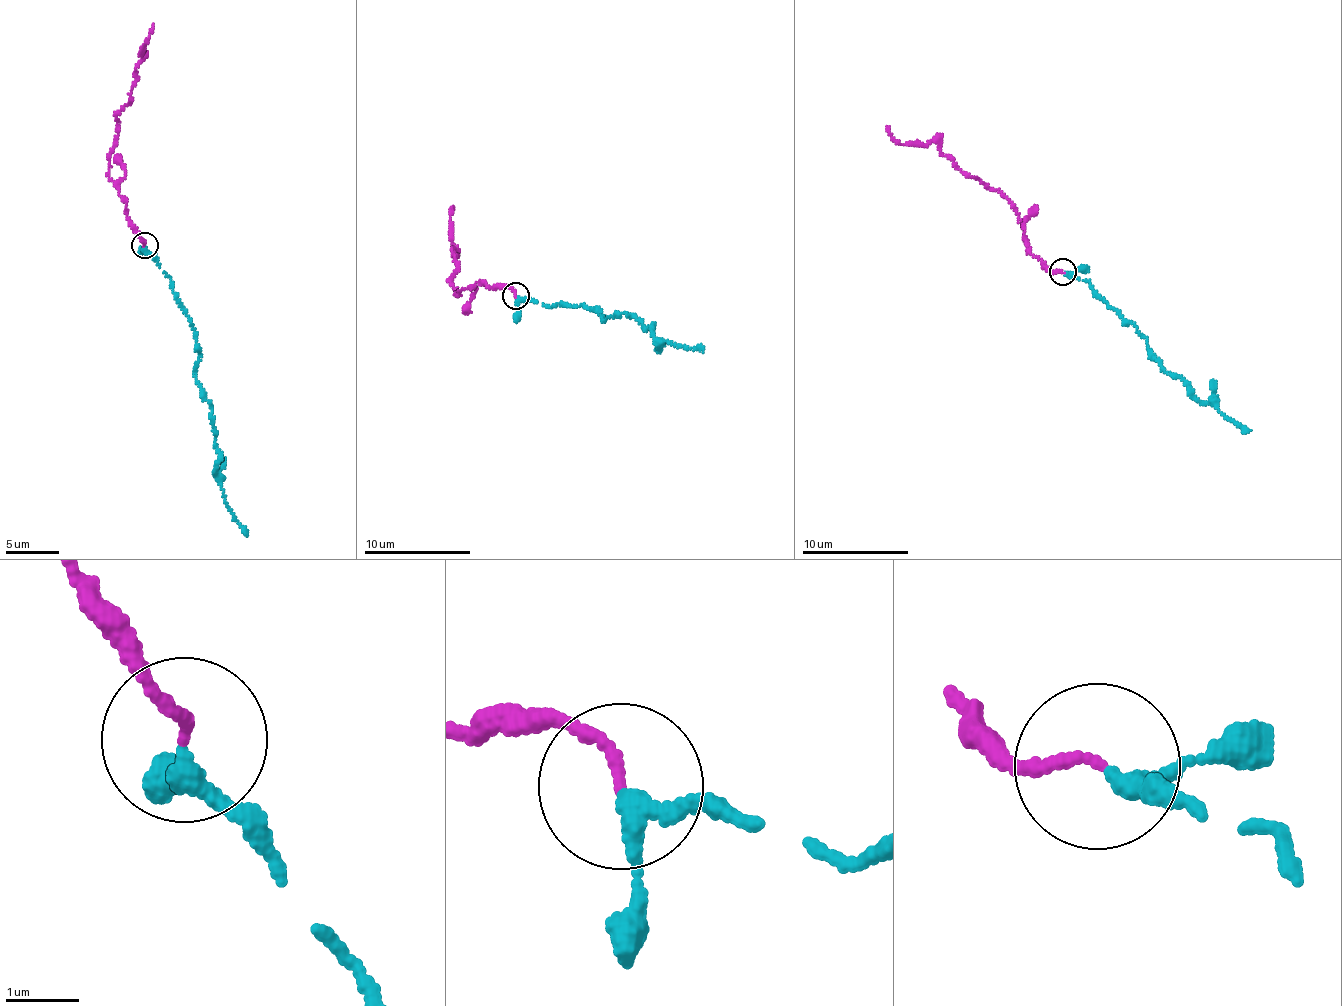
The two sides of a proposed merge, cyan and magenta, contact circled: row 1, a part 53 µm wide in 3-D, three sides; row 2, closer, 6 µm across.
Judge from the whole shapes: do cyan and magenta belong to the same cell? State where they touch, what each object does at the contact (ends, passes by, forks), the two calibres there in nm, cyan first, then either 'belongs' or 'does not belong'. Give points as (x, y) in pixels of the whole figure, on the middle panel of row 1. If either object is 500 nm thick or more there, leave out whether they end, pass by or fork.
at (516, 296); cyan passes by; magenta ends there; 220 nm thick on the cyan side, 140 nm on the other; belongs

